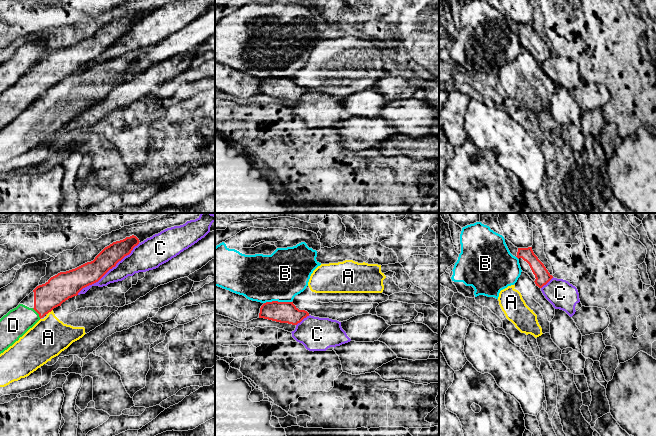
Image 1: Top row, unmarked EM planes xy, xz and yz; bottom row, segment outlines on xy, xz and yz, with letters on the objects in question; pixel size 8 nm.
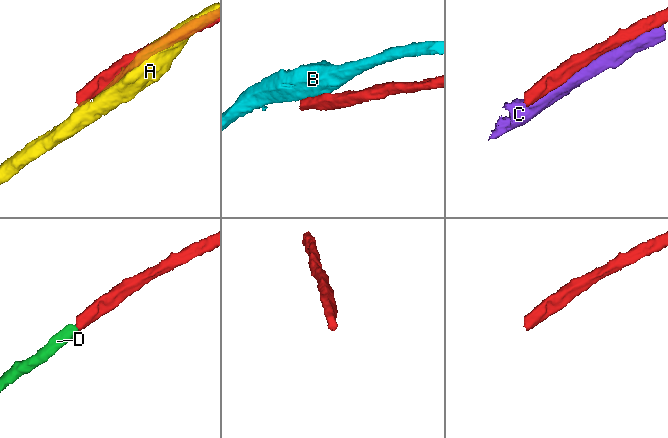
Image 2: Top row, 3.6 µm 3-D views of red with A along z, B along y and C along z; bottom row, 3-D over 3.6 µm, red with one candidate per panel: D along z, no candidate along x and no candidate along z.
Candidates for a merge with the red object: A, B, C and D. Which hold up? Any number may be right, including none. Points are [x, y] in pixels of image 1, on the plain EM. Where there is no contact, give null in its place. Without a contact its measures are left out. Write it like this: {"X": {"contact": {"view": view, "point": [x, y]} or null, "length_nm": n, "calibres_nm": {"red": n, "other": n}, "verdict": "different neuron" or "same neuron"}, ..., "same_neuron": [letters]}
{"A": {"contact": {"view": "xy", "point": [49, 87]}, "length_nm": 60, "calibres_nm": {"red": 220, "other": 300}, "verdict": "different neuron"}, "B": {"contact": {"view": "xz", "point": [277, 77]}, "length_nm": 220, "calibres_nm": {"red": 180, "other": 380}, "verdict": "different neuron"}, "C": {"contact": {"view": "xy", "point": [108, 46]}, "length_nm": 650, "calibres_nm": {"red": 180, "other": 180}, "verdict": "different neuron"}, "D": {"contact": {"view": "xy", "point": [37, 88]}, "length_nm": 110, "calibres_nm": {"red": 220, "other": 220}, "verdict": "same neuron"}, "same_neuron": ["D"]}

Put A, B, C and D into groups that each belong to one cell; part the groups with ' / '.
A / B / C / D

